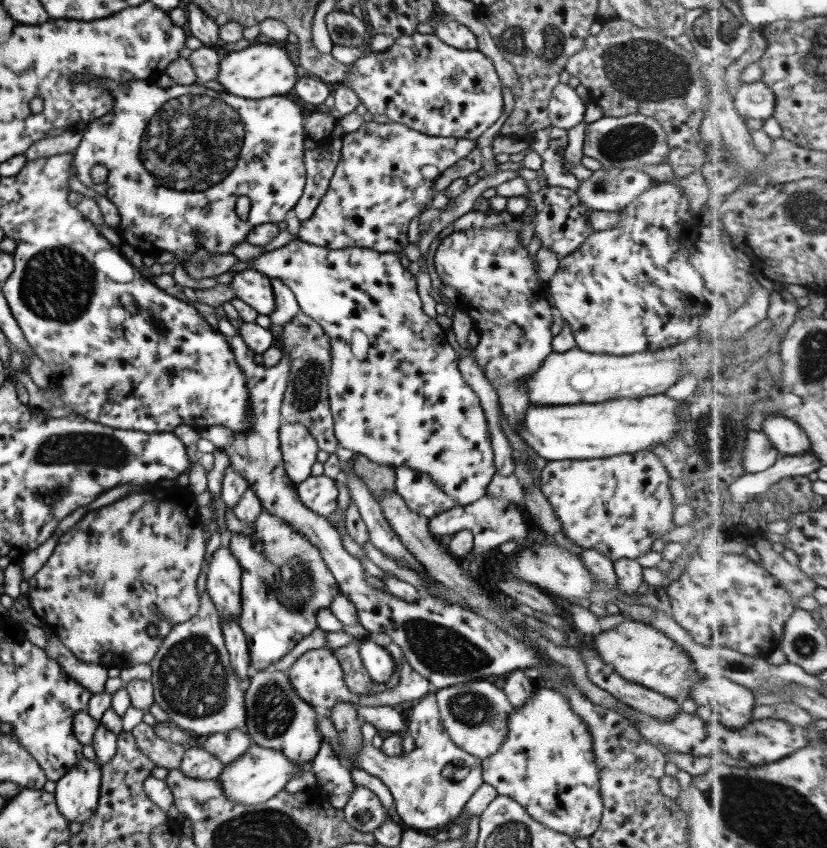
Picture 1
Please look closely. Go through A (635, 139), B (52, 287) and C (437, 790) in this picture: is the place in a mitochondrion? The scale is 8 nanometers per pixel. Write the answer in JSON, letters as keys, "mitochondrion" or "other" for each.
{"A":"mitochondrion","B":"mitochondrion","C":"other"}

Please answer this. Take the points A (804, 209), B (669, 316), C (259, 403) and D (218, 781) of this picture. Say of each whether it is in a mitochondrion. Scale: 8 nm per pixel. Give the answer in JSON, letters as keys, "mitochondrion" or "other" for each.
{"A":"mitochondrion","B":"other","C":"other","D":"other"}

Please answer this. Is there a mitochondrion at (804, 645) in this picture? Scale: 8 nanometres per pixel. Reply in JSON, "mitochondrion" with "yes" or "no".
{"mitochondrion":"yes"}

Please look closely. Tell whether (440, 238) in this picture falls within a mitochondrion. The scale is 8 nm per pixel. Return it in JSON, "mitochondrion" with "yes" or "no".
{"mitochondrion":"no"}

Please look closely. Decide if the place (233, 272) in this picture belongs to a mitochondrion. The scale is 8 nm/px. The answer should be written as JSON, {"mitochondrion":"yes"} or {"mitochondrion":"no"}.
{"mitochondrion":"no"}

